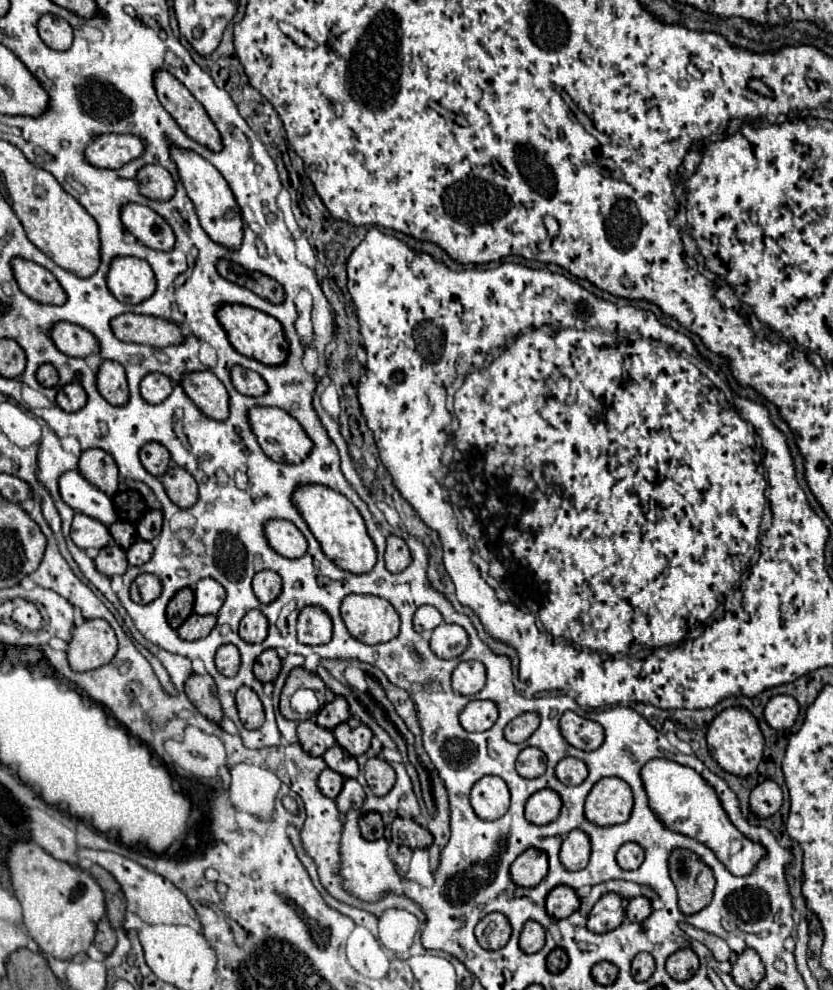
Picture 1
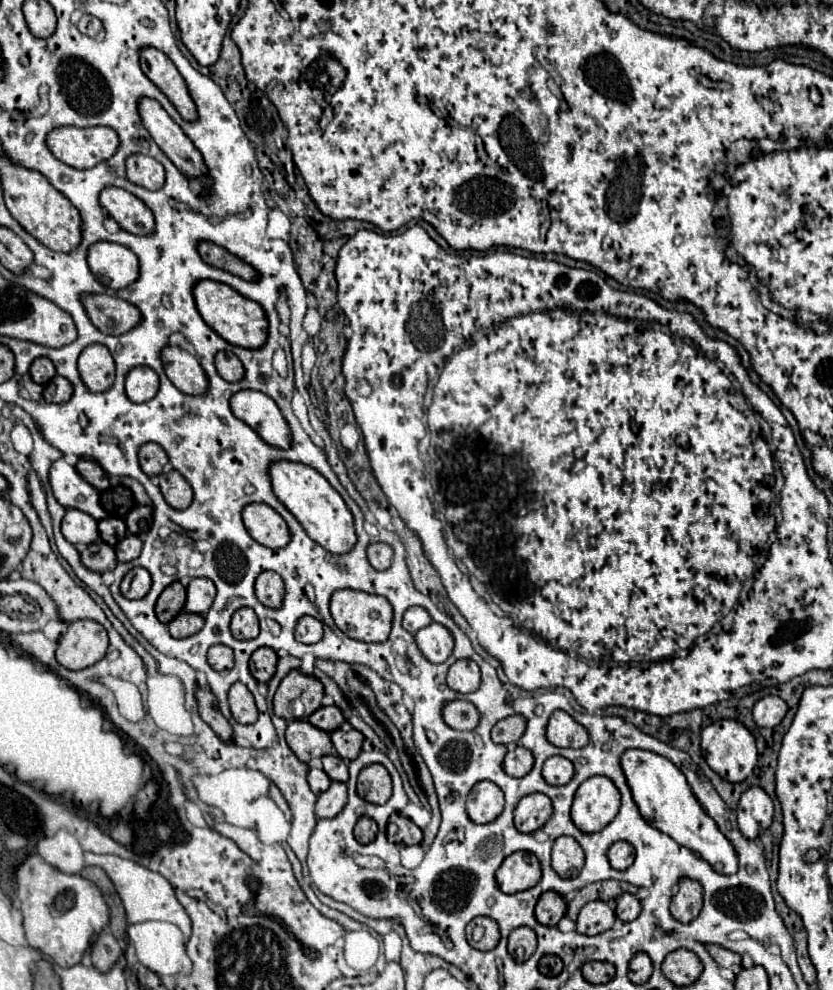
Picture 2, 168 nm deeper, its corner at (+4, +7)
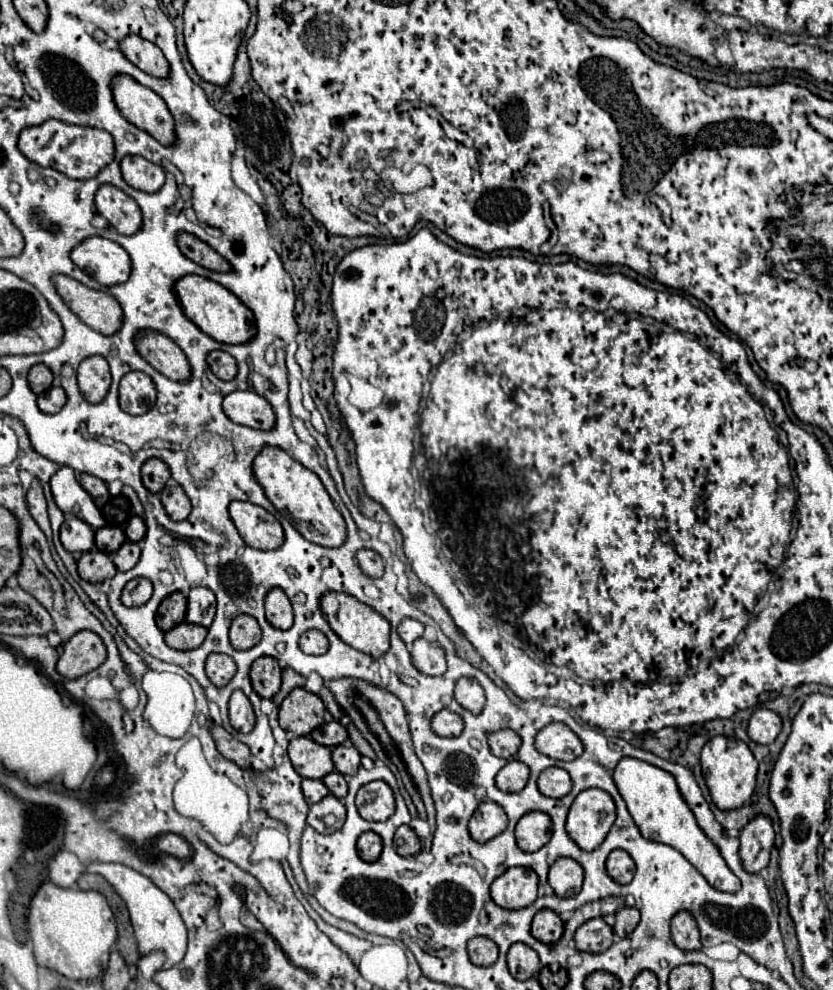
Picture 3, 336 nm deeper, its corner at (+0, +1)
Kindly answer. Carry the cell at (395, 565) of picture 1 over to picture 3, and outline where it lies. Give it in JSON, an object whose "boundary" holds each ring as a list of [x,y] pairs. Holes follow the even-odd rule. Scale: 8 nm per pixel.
{"boundary":[[[360,549],[356,553],[356,561],[358,561],[360,569],[368,577],[382,577],[384,575],[384,561],[382,561],[382,557],[376,551],[372,551],[372,549]]]}

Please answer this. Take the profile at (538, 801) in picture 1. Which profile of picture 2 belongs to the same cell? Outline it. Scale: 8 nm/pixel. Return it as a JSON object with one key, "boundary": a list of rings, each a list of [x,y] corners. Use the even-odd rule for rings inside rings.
{"boundary":[[[542,793],[526,795],[514,811],[514,825],[520,833],[534,833],[546,825],[552,815],[552,801]]]}

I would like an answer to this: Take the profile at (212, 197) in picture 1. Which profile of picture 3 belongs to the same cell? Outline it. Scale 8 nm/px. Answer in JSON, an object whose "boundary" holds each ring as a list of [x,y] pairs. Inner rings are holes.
{"boundary":[[[118,75],[112,81],[112,91],[118,109],[132,125],[150,133],[166,147],[176,143],[178,137],[174,131],[174,117],[152,89],[136,83],[128,75]]]}

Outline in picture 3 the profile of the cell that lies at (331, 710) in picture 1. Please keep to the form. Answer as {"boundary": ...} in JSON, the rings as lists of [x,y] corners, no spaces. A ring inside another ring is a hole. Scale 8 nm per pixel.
{"boundary":[[[330,721],[330,723],[324,723],[322,727],[316,727],[310,737],[320,743],[320,745],[326,745],[326,747],[336,747],[340,743],[344,743],[348,739],[348,731],[344,725],[340,725],[338,721]]]}

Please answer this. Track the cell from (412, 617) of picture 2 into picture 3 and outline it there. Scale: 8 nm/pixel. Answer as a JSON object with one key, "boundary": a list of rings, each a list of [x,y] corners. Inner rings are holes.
{"boundary":[[[404,619],[404,621],[400,623],[400,627],[398,627],[398,635],[400,635],[400,639],[402,639],[406,645],[412,645],[414,639],[422,637],[424,629],[426,629],[424,623],[420,623],[420,621],[416,621],[416,619]]]}

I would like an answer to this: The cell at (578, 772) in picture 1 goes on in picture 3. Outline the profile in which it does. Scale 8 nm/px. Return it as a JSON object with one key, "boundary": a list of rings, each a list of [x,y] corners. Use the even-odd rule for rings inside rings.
{"boundary":[[[548,767],[540,773],[538,777],[538,789],[552,799],[560,799],[570,793],[572,789],[572,779],[566,769],[562,767]]]}

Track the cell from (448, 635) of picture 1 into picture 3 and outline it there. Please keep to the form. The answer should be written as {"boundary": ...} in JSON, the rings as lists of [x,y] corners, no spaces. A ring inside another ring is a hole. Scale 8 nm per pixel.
{"boundary":[[[418,637],[412,643],[412,663],[418,671],[426,675],[442,675],[446,671],[446,653],[440,645],[432,645],[424,637]]]}

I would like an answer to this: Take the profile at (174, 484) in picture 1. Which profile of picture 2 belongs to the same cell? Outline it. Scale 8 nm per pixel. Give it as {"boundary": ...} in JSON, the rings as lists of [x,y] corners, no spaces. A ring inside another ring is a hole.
{"boundary":[[[174,469],[170,473],[158,475],[158,487],[160,487],[166,503],[174,509],[186,509],[192,503],[194,493],[192,493],[188,481]]]}

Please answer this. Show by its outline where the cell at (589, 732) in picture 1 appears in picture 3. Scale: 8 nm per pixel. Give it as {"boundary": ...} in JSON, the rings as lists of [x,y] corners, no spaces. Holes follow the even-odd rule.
{"boundary":[[[550,723],[536,735],[536,749],[560,761],[572,761],[582,755],[584,745],[564,723]]]}

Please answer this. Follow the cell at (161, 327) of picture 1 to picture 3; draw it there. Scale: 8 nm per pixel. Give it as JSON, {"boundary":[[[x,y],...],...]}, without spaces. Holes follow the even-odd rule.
{"boundary":[[[56,275],[54,285],[64,303],[88,327],[100,331],[102,335],[118,333],[118,327],[122,327],[122,307],[110,293],[90,289],[66,275]]]}

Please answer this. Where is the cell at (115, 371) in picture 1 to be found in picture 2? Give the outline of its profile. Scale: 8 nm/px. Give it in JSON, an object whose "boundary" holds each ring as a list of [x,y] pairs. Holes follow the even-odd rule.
{"boundary":[[[88,345],[78,357],[78,371],[92,393],[106,391],[114,383],[114,359],[104,345]]]}

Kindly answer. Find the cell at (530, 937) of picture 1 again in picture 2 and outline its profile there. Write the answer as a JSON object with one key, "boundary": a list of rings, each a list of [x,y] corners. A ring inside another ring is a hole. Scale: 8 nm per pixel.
{"boundary":[[[518,927],[508,937],[508,953],[516,963],[524,963],[536,949],[536,937],[532,929]]]}

